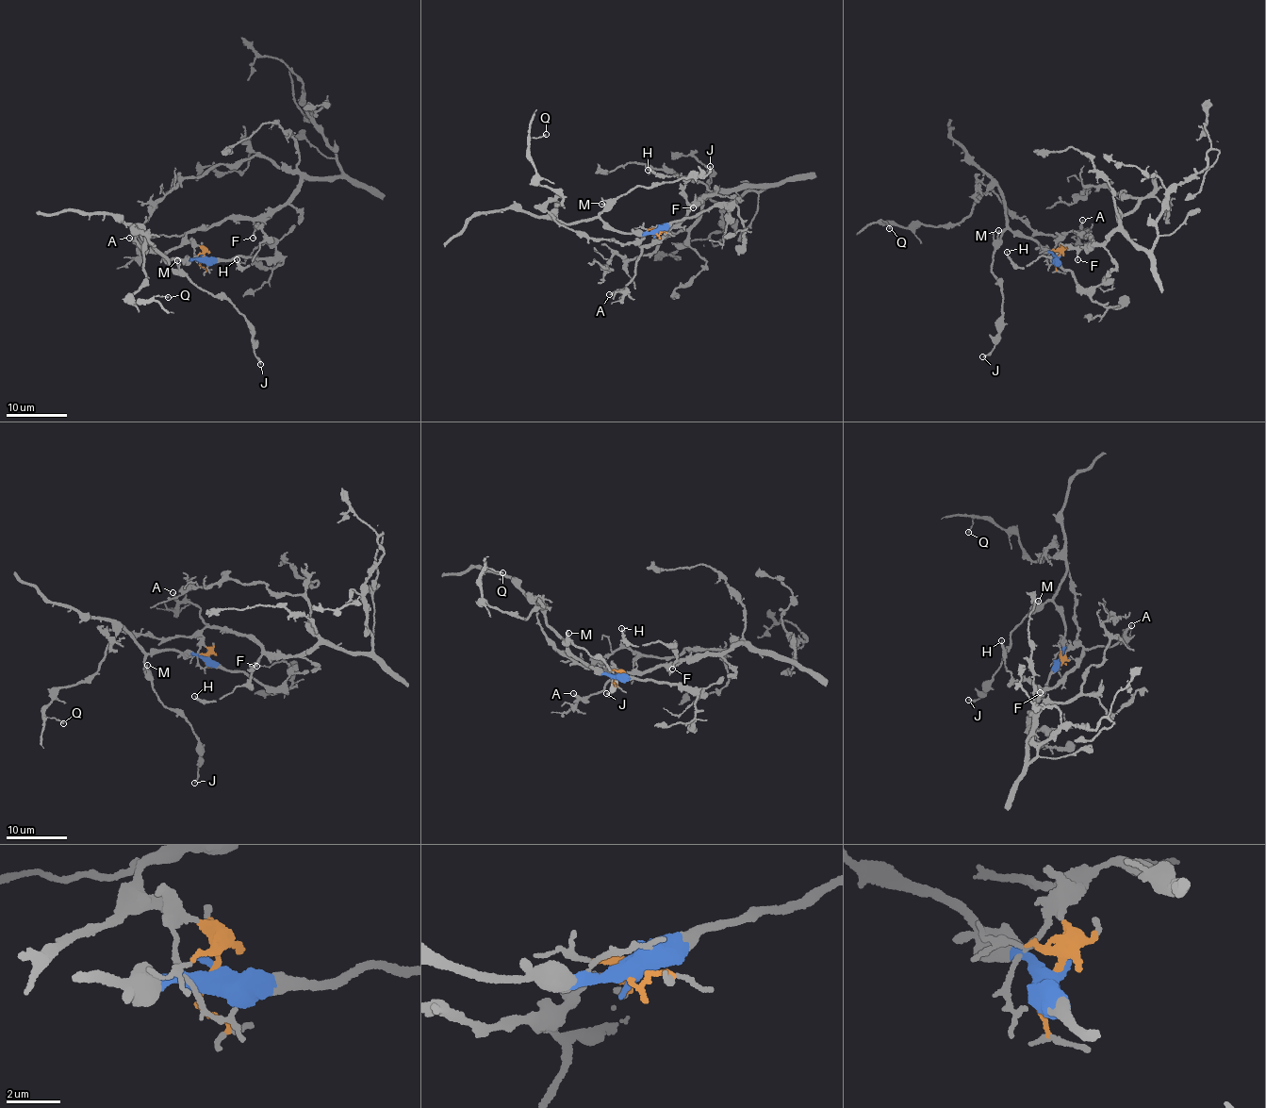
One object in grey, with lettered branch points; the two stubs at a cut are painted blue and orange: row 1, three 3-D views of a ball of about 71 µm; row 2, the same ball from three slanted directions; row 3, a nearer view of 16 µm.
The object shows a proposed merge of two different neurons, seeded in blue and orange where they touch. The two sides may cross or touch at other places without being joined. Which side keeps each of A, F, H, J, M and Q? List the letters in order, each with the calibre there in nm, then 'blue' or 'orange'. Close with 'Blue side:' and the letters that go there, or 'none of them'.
A: 160 nm | orange
F: 130 nm | orange
H: 160 nm | orange
J: 160 nm | blue
M: 150 nm | blue
Q: 140 nm | blue
Blue side: J, M, Q

